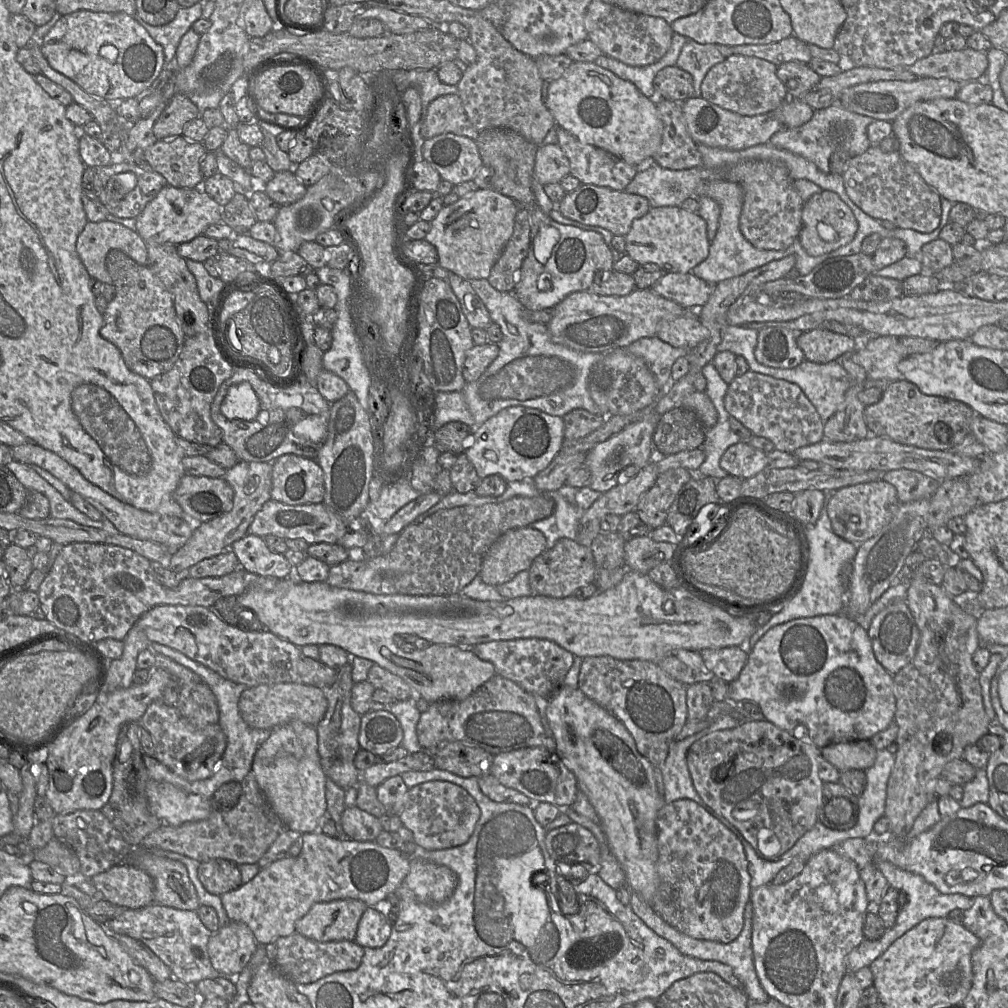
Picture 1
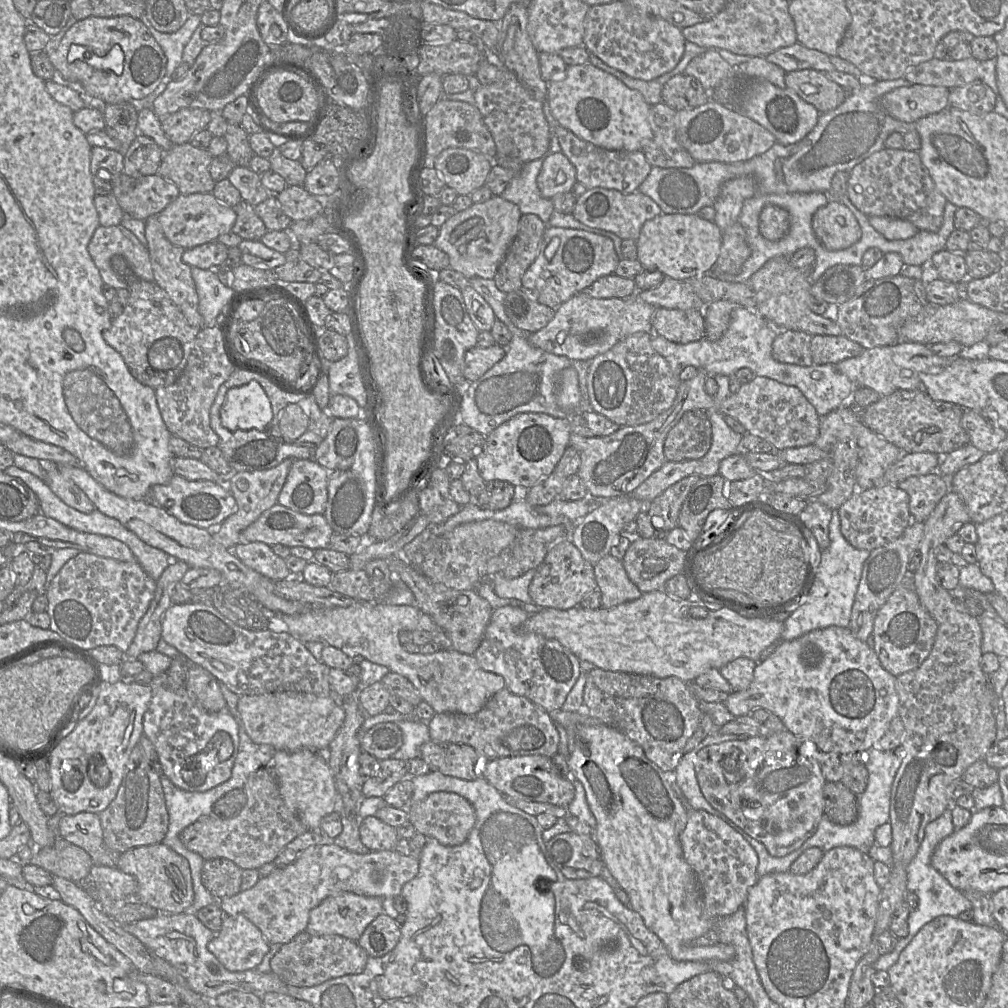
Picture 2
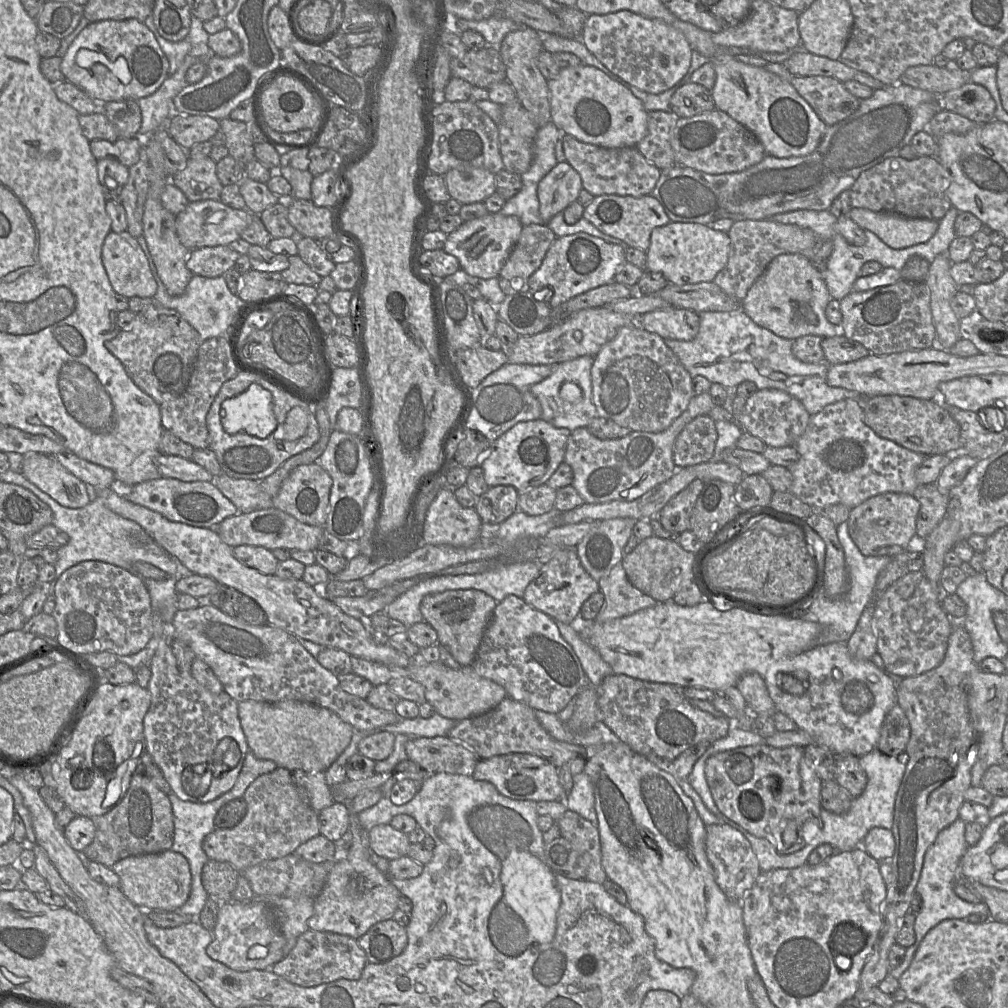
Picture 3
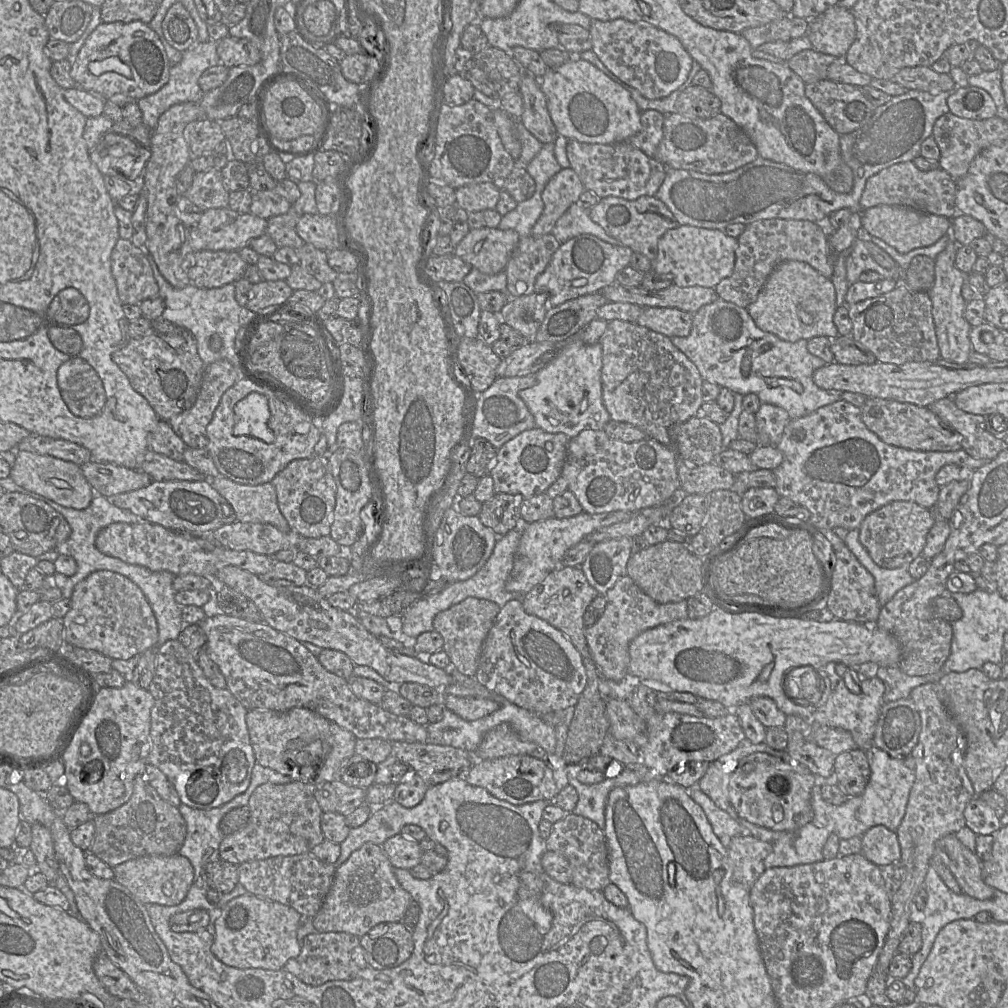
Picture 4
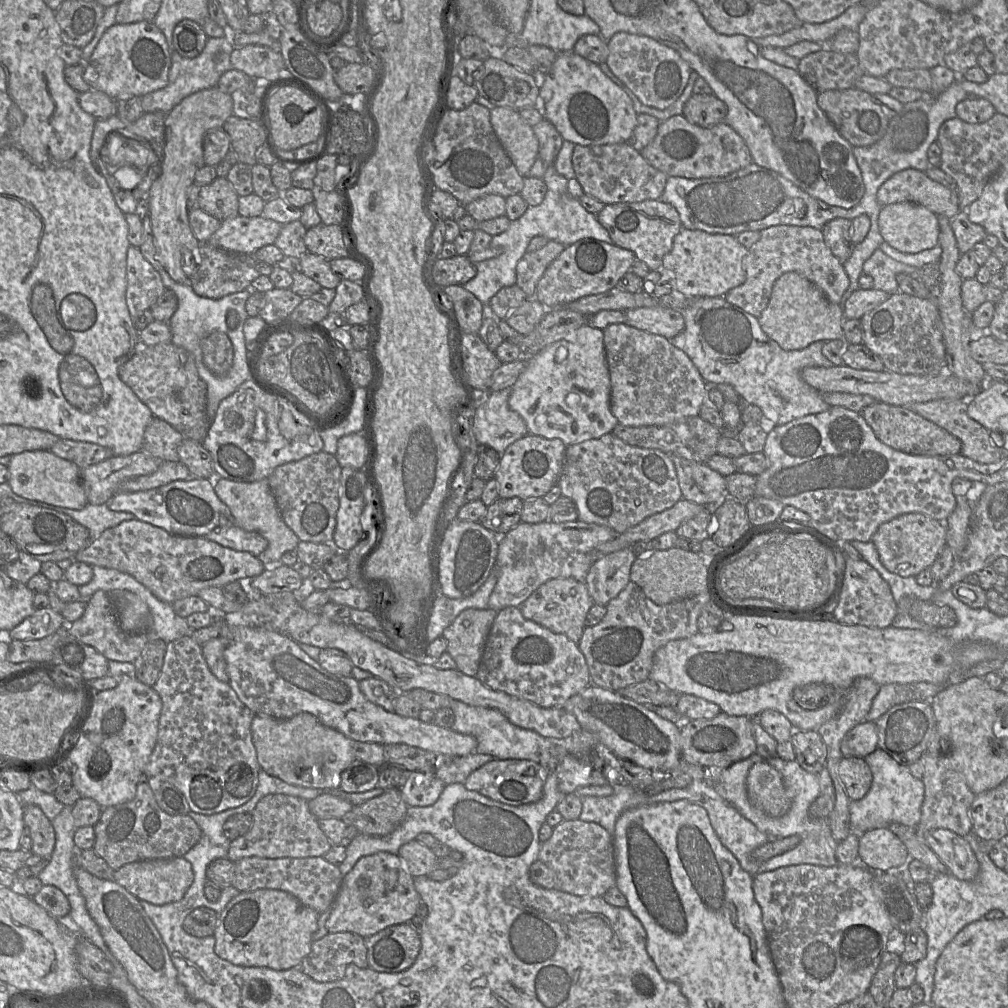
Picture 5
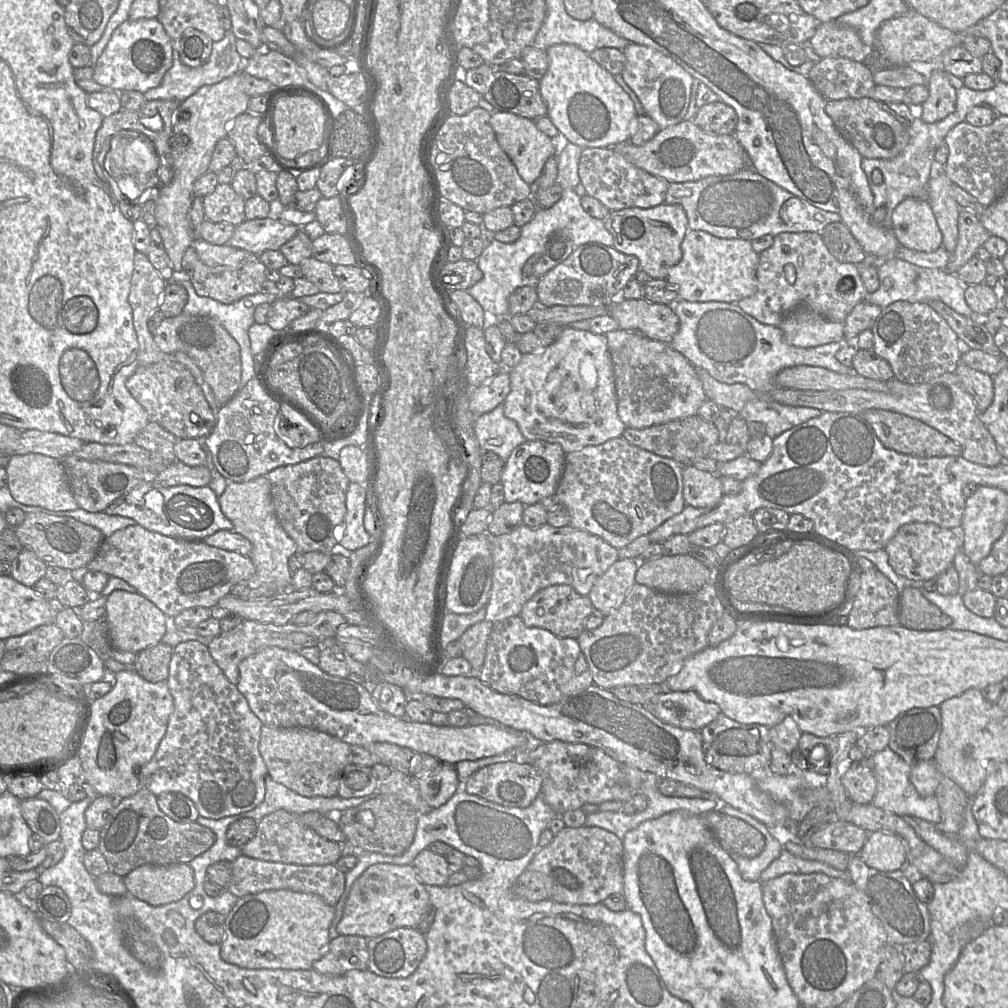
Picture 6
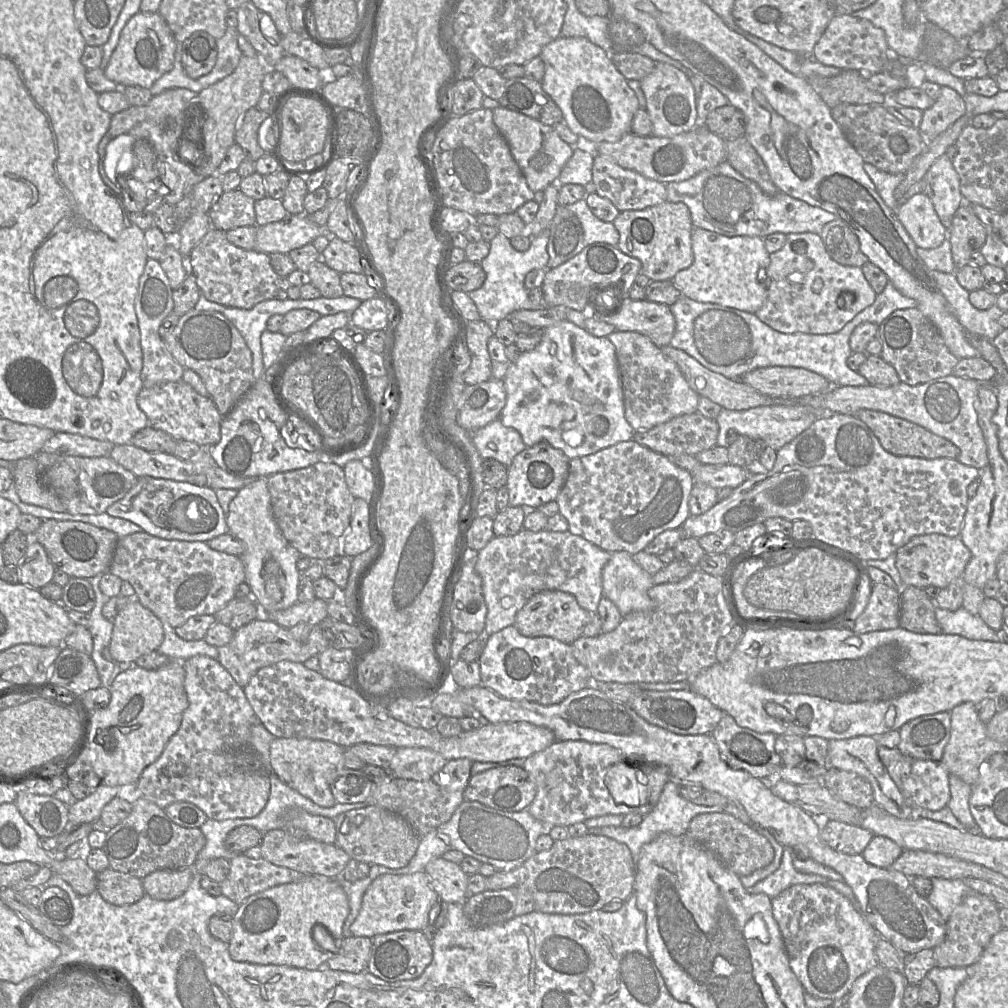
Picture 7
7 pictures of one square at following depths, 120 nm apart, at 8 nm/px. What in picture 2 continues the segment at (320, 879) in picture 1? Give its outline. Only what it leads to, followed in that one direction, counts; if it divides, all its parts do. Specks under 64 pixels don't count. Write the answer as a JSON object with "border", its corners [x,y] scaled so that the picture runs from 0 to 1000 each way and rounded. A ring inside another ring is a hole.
{"border":[[[319,836],[306,840],[291,856],[275,860],[267,868],[259,870],[248,882],[216,894],[222,909],[242,908],[261,927],[267,937],[281,938],[294,928],[304,924],[308,905],[323,891],[339,886],[349,885],[362,889],[388,892],[398,888],[402,876],[410,872],[416,864],[416,852],[400,848],[392,843],[367,844],[354,847],[338,841],[331,836]]]}

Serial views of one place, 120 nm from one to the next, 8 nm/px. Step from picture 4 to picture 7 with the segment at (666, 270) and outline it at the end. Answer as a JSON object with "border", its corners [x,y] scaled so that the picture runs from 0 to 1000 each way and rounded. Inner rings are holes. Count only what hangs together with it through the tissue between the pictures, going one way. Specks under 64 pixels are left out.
{"border":[[[688,225],[686,232],[686,242],[687,242],[687,248],[688,252],[688,259],[687,263],[681,267],[678,267],[672,270],[668,276],[669,284],[676,290],[677,293],[682,294],[683,296],[688,299],[714,302],[714,303],[730,306],[736,309],[740,309],[743,311],[749,311],[758,303],[758,301],[761,298],[761,287],[759,285],[758,279],[753,279],[752,270],[754,267],[759,267],[759,271],[760,271],[760,266],[764,261],[764,251],[759,246],[757,236],[746,235],[746,234],[719,234],[697,226]]]}

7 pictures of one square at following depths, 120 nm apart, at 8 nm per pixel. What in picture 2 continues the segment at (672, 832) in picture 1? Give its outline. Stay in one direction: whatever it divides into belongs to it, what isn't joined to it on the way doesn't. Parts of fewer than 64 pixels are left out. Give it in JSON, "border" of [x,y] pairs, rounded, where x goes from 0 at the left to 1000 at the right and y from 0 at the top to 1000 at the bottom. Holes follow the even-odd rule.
{"border":[[[683,803],[680,819],[674,828],[674,835],[677,841],[678,850],[680,854],[683,856],[683,858],[686,860],[687,864],[688,865],[691,875],[693,877],[697,898],[700,905],[706,908],[707,910],[713,912],[725,909],[726,907],[731,905],[733,901],[738,901],[742,884],[746,879],[748,879],[751,876],[753,870],[751,869],[751,859],[752,859],[751,846],[749,845],[747,840],[737,831],[737,829],[734,828],[732,825],[730,825],[719,814],[715,813],[709,809],[706,809],[698,804]]]}

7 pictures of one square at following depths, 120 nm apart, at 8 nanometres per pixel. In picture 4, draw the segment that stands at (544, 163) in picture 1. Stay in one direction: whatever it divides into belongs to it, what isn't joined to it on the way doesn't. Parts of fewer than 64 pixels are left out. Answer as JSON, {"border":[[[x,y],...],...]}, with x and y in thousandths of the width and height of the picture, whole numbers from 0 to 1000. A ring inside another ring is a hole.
{"border":[[[558,167],[542,183],[538,190],[539,209],[527,228],[529,235],[548,230],[553,218],[581,188],[569,169]]]}

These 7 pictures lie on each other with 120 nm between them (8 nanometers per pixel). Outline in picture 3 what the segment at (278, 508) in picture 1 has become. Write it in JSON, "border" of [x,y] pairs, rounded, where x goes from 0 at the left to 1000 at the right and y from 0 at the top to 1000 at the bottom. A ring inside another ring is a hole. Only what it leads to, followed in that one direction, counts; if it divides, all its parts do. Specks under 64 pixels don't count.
{"border":[[[270,503],[247,509],[235,509],[222,515],[213,526],[220,537],[230,544],[238,541],[250,541],[259,542],[269,547],[276,544],[313,547],[322,523],[300,519],[289,511]]]}

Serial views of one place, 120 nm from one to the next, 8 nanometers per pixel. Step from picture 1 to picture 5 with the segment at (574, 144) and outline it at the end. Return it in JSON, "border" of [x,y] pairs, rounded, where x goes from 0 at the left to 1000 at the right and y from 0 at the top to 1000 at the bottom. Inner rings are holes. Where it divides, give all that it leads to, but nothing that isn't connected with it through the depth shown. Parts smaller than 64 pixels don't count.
{"border":[[[623,142],[581,145],[570,143],[567,165],[579,191],[600,203],[653,198],[663,177]]]}

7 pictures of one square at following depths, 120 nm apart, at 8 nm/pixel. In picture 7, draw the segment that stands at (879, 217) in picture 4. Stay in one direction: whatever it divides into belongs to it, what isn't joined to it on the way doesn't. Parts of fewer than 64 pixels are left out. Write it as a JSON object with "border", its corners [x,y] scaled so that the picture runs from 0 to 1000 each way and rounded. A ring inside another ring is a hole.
{"border":[[[918,191],[908,192],[896,201],[891,208],[891,217],[912,246],[930,246],[940,235],[940,227],[934,221],[924,197]]]}

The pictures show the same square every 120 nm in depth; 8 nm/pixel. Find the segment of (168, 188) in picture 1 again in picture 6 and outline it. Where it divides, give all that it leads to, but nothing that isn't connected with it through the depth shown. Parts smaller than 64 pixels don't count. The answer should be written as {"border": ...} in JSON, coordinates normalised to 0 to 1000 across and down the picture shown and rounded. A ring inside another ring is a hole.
{"border":[[[244,217],[234,223],[225,242],[257,253],[264,248],[277,248],[299,226],[277,217]]]}

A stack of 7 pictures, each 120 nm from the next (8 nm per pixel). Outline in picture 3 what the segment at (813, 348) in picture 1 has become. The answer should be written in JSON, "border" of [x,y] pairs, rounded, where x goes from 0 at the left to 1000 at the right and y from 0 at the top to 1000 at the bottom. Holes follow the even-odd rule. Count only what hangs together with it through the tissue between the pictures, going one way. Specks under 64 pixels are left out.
{"border":[[[836,331],[815,335],[814,344],[818,359],[822,362],[846,359],[863,351],[855,341],[838,334]]]}

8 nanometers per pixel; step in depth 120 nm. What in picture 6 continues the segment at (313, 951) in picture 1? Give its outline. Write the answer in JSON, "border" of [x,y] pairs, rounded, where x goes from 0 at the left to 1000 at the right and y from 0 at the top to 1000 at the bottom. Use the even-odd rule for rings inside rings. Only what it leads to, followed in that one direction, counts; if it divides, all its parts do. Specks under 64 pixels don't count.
{"border":[[[335,928],[328,932],[322,945],[313,952],[310,961],[328,968],[365,959],[365,932],[355,928]]]}

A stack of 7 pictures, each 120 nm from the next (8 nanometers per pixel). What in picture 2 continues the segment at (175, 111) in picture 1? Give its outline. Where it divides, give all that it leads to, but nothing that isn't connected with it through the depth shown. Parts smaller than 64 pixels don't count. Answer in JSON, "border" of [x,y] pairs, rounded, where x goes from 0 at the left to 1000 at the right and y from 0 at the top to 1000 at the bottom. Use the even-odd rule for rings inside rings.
{"border":[[[181,107],[160,117],[162,130],[173,143],[183,143],[195,131],[205,127],[209,111],[196,107]]]}

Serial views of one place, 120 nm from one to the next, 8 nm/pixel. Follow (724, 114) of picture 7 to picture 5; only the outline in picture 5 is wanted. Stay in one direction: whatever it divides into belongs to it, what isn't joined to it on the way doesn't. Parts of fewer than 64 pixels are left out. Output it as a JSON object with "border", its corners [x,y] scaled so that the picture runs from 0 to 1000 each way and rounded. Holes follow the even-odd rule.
{"border":[[[687,93],[680,101],[677,114],[687,123],[703,127],[719,121],[721,104],[706,93]]]}

